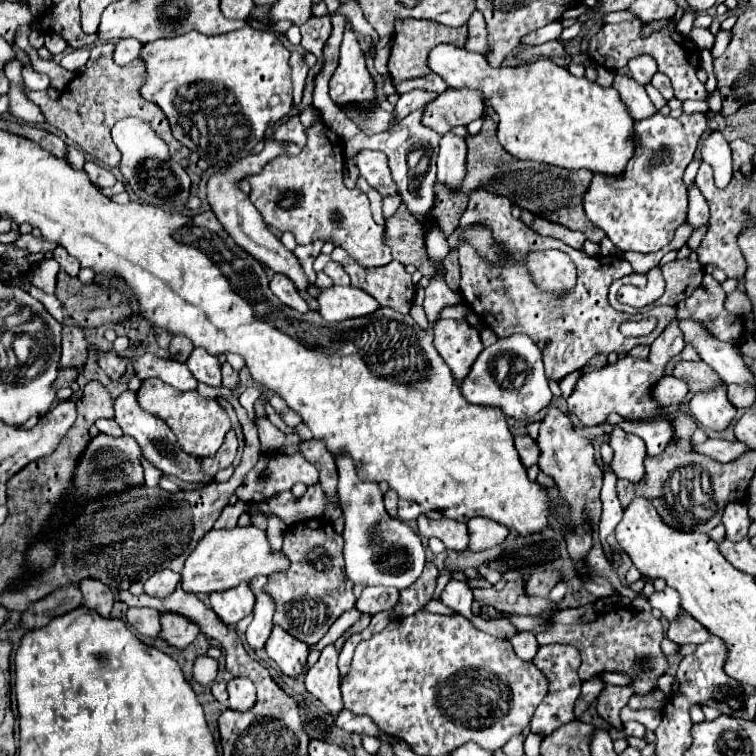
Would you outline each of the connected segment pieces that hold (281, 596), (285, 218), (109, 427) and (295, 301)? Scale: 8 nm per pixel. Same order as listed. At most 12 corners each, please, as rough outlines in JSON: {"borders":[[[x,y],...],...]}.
{"borders":[[[330,521],[286,531],[274,623],[314,645],[354,607]],[[320,119],[300,155],[248,175],[266,225],[392,261],[370,201],[344,185],[342,141]],[[98,419],[96,425],[102,433],[122,435],[112,419]],[[274,273],[270,289],[284,305],[308,311],[302,299],[284,273]]]}

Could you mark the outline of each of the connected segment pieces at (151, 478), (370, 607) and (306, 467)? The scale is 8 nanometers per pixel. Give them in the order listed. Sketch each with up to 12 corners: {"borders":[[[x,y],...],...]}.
{"borders":[[[144,463],[146,485],[160,489],[162,471]],[[364,587],[356,609],[374,615],[398,603],[398,589]],[[264,453],[236,489],[242,501],[316,485],[318,471],[302,455]]]}

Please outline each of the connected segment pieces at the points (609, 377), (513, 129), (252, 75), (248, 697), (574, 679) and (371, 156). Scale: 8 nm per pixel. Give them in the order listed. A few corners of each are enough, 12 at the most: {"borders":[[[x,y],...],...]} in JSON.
{"borders":[[[678,321],[650,345],[648,361],[624,357],[584,373],[568,411],[582,425],[610,413],[660,413],[650,389],[684,347]],[[436,45],[516,159],[620,175],[634,119],[614,87],[550,59],[492,67]],[[268,29],[142,49],[142,93],[222,171],[292,109]],[[248,679],[228,681],[230,709],[248,711],[256,689]],[[540,645],[532,661],[550,679],[530,731],[542,737],[574,719],[580,653]],[[382,151],[356,155],[360,175],[382,195],[398,193]]]}

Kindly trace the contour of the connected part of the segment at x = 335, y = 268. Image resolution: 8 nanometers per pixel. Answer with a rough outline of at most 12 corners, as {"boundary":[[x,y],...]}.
{"boundary":[[330,261],[324,273],[336,285],[350,285],[348,273],[340,263]]}

